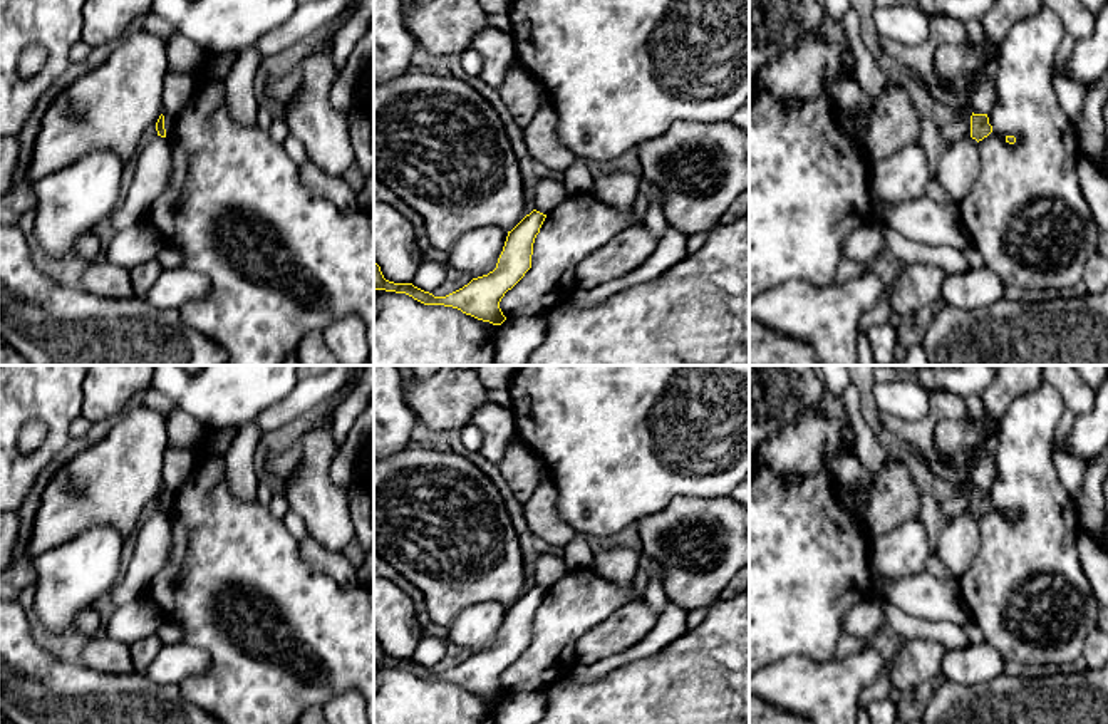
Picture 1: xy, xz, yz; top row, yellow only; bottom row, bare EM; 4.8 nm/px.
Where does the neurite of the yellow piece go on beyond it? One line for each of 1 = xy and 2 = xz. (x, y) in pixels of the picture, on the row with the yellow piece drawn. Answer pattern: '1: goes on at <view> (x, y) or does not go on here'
1: does not go on here
2: does not go on here

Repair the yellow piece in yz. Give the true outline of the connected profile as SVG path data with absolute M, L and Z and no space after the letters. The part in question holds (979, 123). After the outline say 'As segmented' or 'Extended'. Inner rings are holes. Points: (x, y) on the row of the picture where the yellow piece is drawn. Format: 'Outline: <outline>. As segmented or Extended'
Outline: M974 114L971 116L971 137L977 142L987 137L992 132L992 126L989 124L987 114Z. As segmented

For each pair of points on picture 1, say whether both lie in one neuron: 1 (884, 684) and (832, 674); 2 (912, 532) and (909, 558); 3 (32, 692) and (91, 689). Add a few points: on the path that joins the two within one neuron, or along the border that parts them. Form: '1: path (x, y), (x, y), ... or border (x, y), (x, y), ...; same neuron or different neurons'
1: border (887, 667), (860, 692), (857, 706); different neurons
2: path (911, 538), (909, 552); same neuron
3: path (47, 692), (76, 692); same neuron

